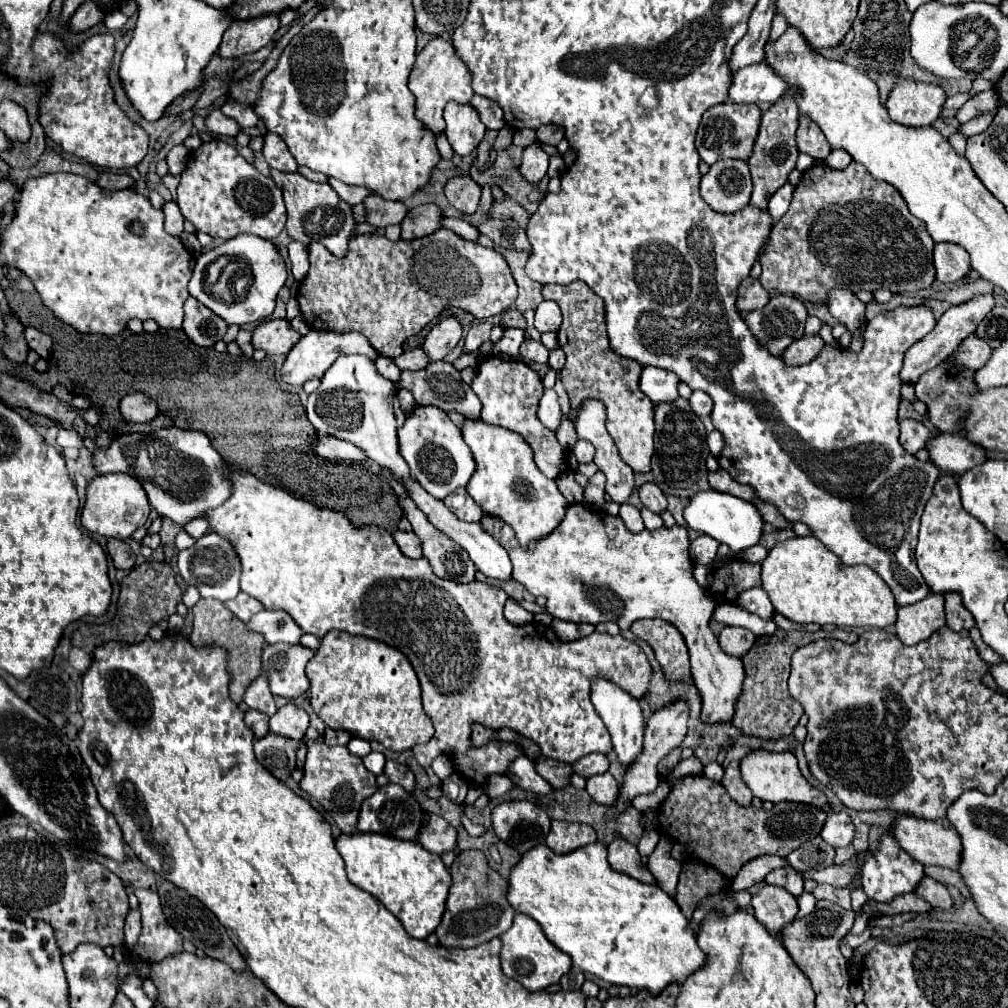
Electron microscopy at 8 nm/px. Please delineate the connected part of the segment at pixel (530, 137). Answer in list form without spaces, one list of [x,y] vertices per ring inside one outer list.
[[[525,128],[515,131],[513,144],[525,148],[537,140],[536,132],[533,129]]]

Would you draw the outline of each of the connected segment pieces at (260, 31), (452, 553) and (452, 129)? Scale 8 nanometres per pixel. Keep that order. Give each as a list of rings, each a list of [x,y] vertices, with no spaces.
[[[276,14],[253,17],[249,21],[233,21],[223,35],[219,55],[237,59],[247,53],[255,53],[271,43],[273,33],[277,33],[279,27],[281,23]]]
[[[409,495],[397,497],[399,507],[403,509],[405,517],[413,525],[415,535],[421,539],[423,557],[429,559],[437,577],[469,583],[475,579],[475,563],[469,559],[467,551],[461,549],[453,539],[449,539],[443,531],[439,531],[427,515],[413,503]]]
[[[449,101],[445,107],[445,123],[447,123],[447,139],[457,155],[469,155],[485,135],[485,125],[479,119],[479,113],[471,107],[471,103],[455,103]]]

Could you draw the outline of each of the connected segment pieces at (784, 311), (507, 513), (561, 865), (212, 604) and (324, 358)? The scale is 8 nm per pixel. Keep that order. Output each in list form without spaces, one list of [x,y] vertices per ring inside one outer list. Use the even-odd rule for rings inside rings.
[[[777,295],[763,309],[745,315],[753,337],[771,355],[781,355],[795,339],[803,337],[805,319],[805,305],[791,295]]]
[[[465,419],[461,427],[463,439],[469,445],[477,469],[467,483],[467,493],[489,515],[503,519],[525,547],[529,541],[545,537],[565,517],[567,501],[557,489],[557,483],[547,479],[533,457],[527,441],[505,427],[495,427],[479,419]]]
[[[603,841],[579,847],[567,855],[557,855],[547,845],[529,849],[511,869],[505,895],[517,913],[535,919],[547,939],[563,953],[573,957],[575,969],[591,973],[607,983],[659,993],[671,981],[685,981],[689,973],[705,963],[705,955],[697,947],[695,933],[687,929],[687,919],[675,899],[657,885],[645,885],[625,873],[611,869],[607,861],[607,845]]]
[[[199,599],[197,605],[193,607],[193,633],[191,633],[191,643],[193,645],[203,645],[203,643],[219,643],[227,647],[229,651],[229,663],[231,663],[231,699],[239,703],[243,699],[245,689],[261,675],[261,653],[265,647],[265,637],[261,637],[255,631],[249,631],[243,621],[239,621],[221,601],[215,599]]]
[[[311,329],[305,337],[301,337],[301,341],[289,351],[283,367],[281,367],[281,379],[287,385],[299,387],[309,379],[323,379],[323,375],[327,373],[327,369],[343,355],[365,355],[371,361],[375,361],[379,355],[375,353],[375,349],[371,349],[369,341],[361,335],[361,333],[331,333],[331,331],[315,331]]]

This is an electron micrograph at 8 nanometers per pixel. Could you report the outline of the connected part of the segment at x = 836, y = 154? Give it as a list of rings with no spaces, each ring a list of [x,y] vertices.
[[[837,149],[837,151],[831,151],[831,155],[825,159],[825,163],[831,169],[847,169],[847,165],[851,163],[851,155],[843,153],[841,149]]]

